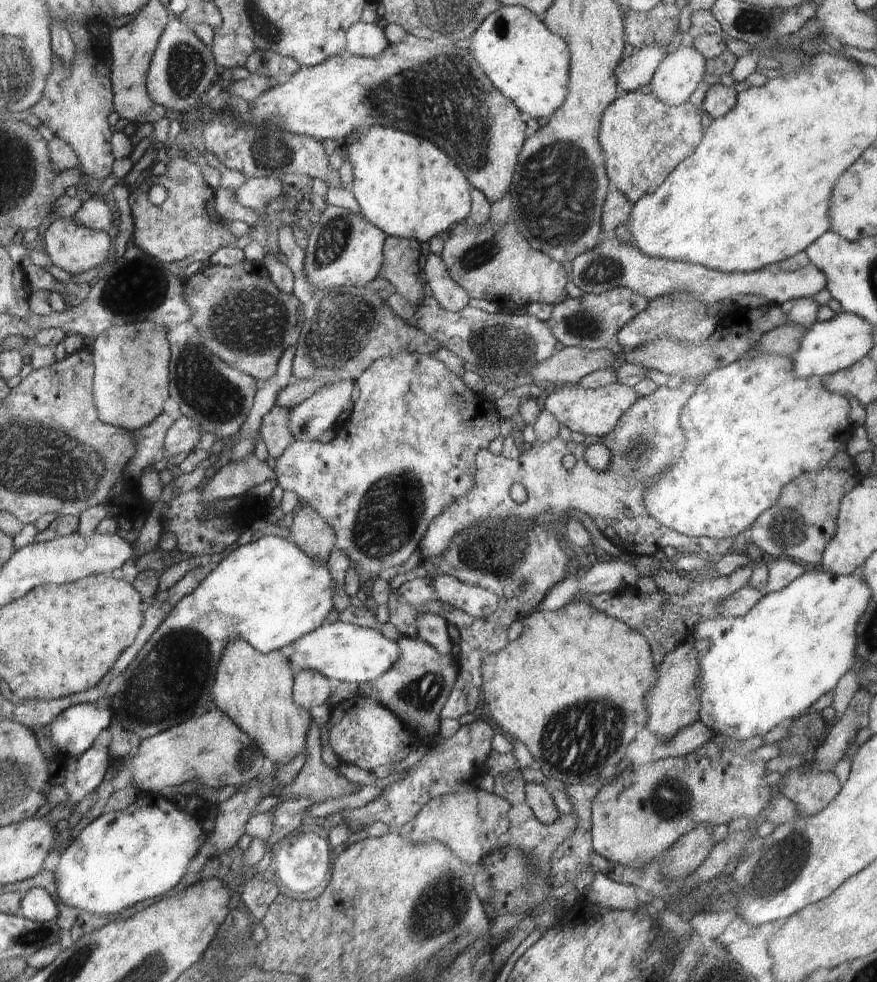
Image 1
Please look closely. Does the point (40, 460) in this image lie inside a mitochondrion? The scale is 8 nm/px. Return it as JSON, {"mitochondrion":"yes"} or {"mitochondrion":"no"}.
{"mitochondrion":"yes"}

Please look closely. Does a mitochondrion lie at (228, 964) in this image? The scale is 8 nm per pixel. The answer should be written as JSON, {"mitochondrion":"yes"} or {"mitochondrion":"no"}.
{"mitochondrion":"yes"}

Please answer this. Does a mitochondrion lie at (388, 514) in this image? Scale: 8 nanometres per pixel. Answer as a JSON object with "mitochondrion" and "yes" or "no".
{"mitochondrion":"yes"}

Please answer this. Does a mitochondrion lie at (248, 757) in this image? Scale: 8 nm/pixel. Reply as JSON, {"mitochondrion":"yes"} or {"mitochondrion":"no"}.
{"mitochondrion":"yes"}

